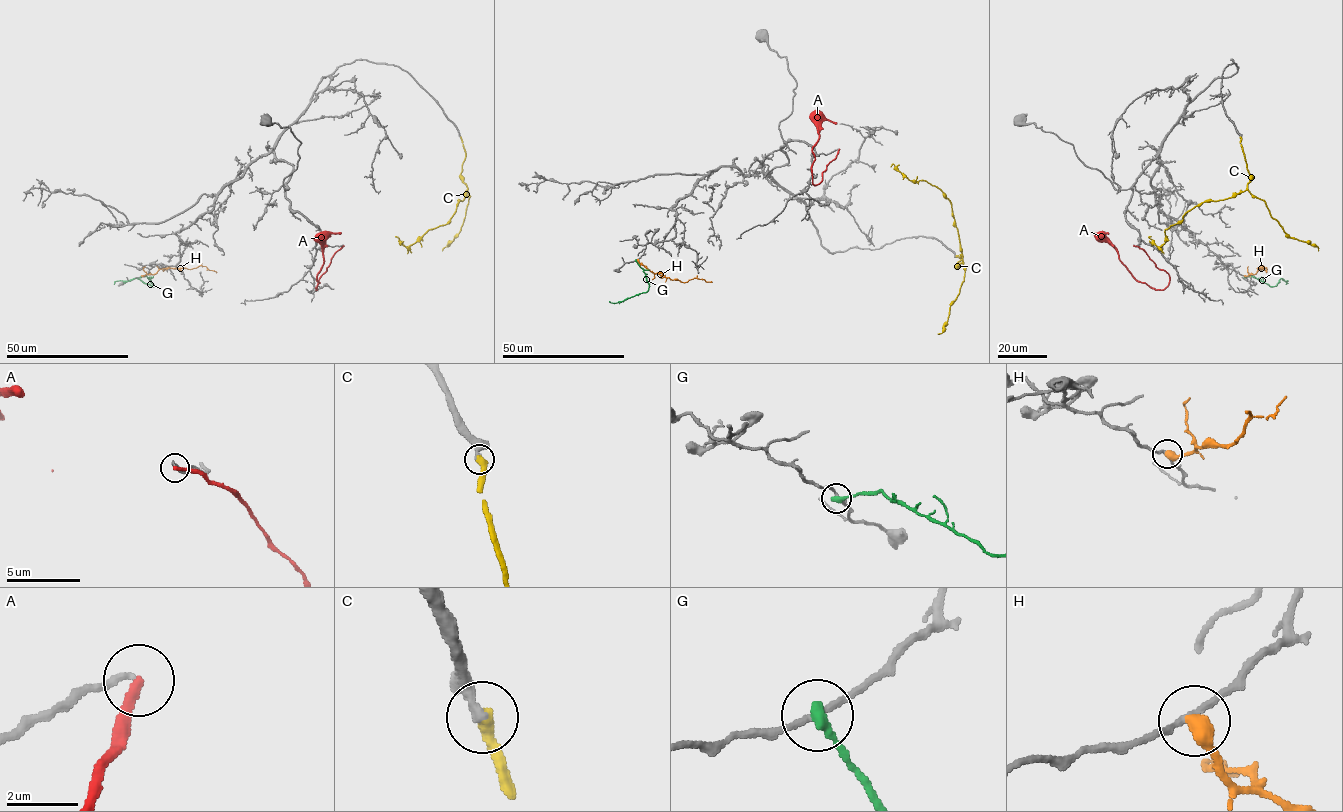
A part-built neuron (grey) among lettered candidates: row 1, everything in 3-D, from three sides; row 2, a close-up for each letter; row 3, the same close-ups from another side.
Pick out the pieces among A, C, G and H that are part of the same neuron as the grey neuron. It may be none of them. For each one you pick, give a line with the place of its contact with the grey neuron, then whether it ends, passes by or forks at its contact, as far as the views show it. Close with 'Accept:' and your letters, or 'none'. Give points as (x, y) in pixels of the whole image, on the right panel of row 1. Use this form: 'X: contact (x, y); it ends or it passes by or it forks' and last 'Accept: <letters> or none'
C: contact (1240, 137); it ends
Accept: C

